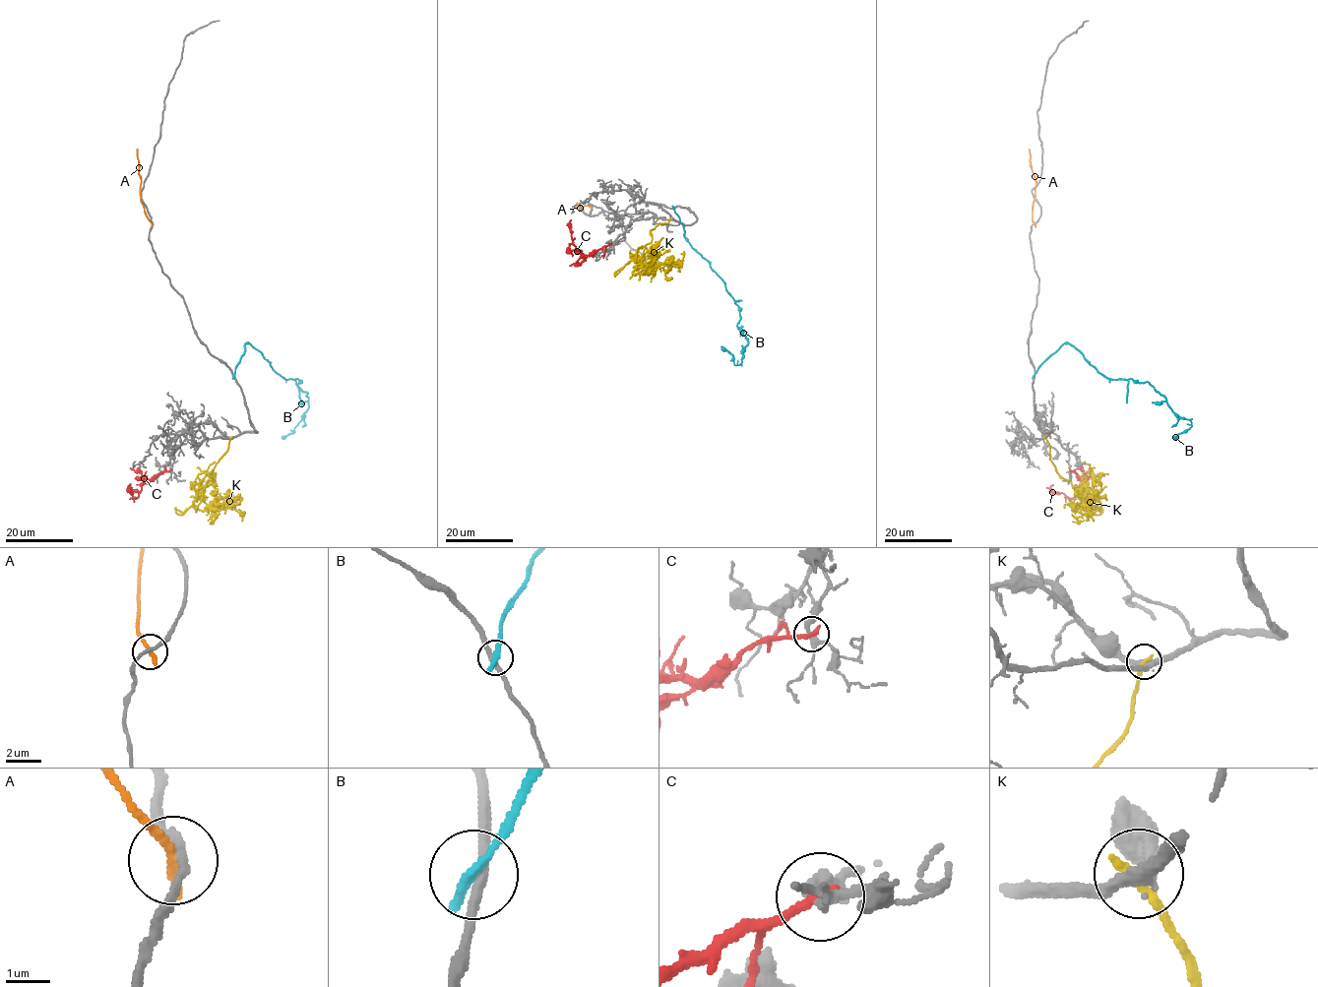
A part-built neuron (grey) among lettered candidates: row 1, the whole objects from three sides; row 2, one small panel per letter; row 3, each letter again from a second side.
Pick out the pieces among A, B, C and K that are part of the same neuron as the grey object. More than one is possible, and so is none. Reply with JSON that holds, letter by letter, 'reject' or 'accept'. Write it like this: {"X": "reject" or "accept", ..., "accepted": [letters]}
{"A": "reject", "B": "reject", "C": "reject", "K": "reject", "accepted": []}

